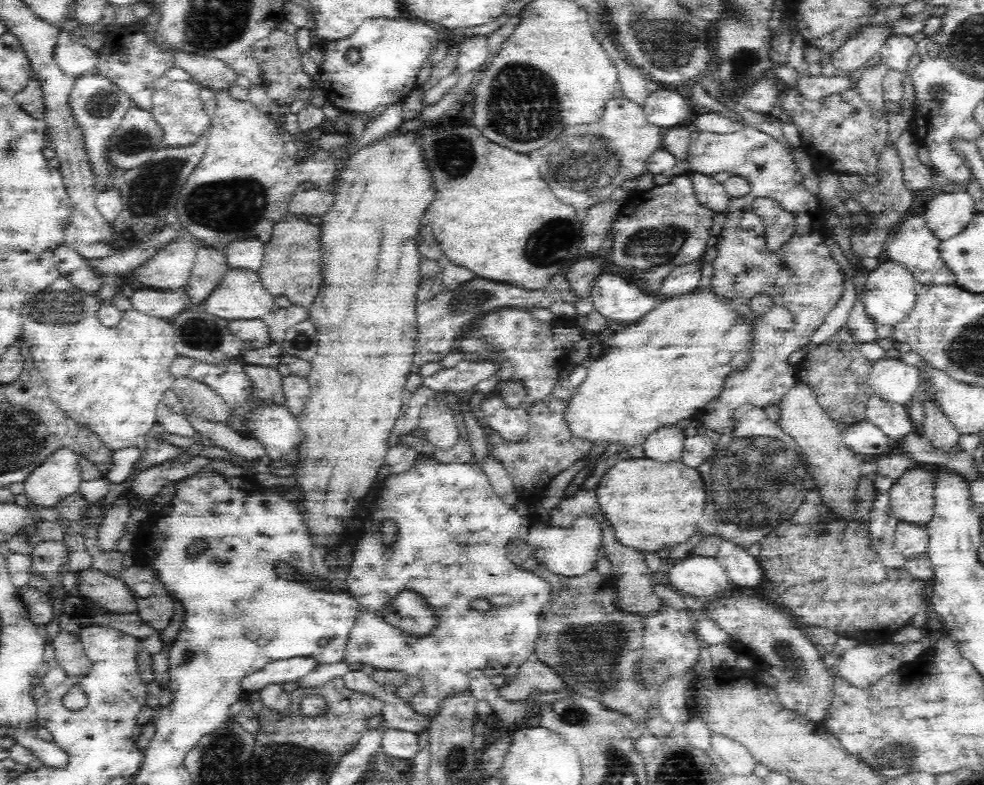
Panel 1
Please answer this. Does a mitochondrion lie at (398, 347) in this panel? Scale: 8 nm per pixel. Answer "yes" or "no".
no

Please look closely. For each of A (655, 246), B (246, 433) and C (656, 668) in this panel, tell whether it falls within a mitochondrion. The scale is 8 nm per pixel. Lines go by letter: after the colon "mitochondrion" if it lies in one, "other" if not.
A: mitochondrion
B: other
C: mitochondrion

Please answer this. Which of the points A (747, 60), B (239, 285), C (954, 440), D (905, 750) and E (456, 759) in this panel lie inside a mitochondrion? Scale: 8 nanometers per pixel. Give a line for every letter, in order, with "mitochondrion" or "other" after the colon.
A: mitochondrion
B: other
C: other
D: mitochondrion
E: mitochondrion

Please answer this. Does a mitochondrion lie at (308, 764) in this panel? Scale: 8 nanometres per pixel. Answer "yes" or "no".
yes

